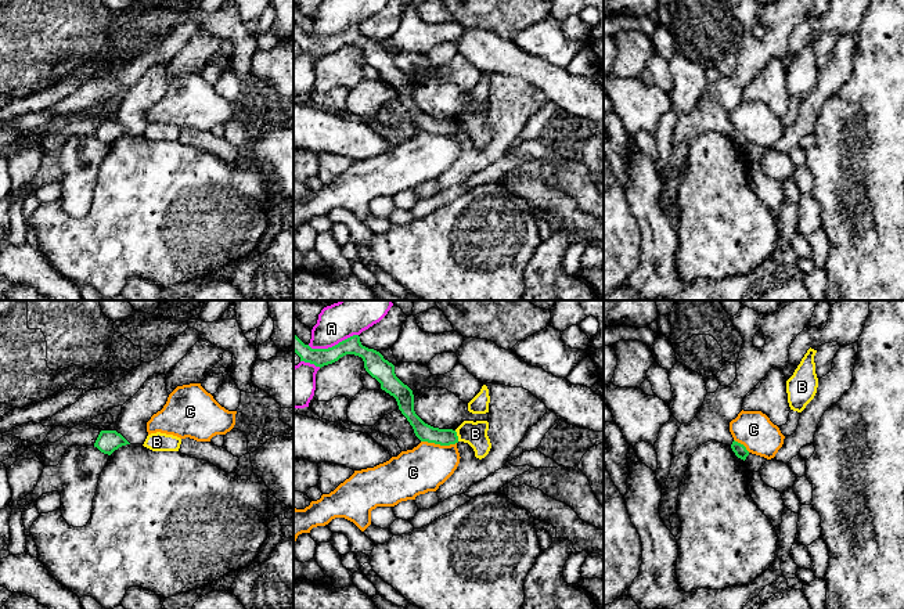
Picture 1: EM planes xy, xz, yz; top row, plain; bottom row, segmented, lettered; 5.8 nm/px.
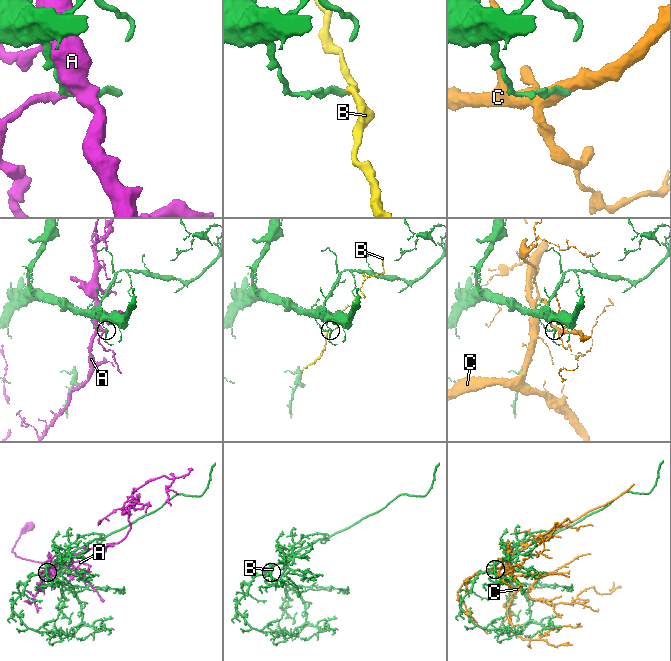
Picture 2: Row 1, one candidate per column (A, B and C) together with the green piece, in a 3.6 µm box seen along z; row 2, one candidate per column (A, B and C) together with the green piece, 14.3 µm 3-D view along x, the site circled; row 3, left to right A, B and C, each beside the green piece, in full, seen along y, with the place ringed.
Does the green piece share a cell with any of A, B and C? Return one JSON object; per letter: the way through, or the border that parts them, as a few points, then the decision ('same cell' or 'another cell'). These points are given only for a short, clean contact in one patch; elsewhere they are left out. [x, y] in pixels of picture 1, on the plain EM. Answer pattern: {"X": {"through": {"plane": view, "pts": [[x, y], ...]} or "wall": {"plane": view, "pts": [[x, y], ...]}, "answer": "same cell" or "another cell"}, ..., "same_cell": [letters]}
{"A": {"answer": "another cell"}, "B": {"wall": {"plane": "xz", "pts": [[454, 121], [458, 130]]}, "answer": "another cell"}, "C": {"answer": "another cell"}, "same_cell": []}

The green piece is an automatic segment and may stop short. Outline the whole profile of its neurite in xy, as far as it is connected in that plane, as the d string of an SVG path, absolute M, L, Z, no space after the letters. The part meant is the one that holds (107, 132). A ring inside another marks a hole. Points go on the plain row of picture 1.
M101 120L94 137L97 137L101 143L111 145L115 140L126 134L130 133L116 120Z

